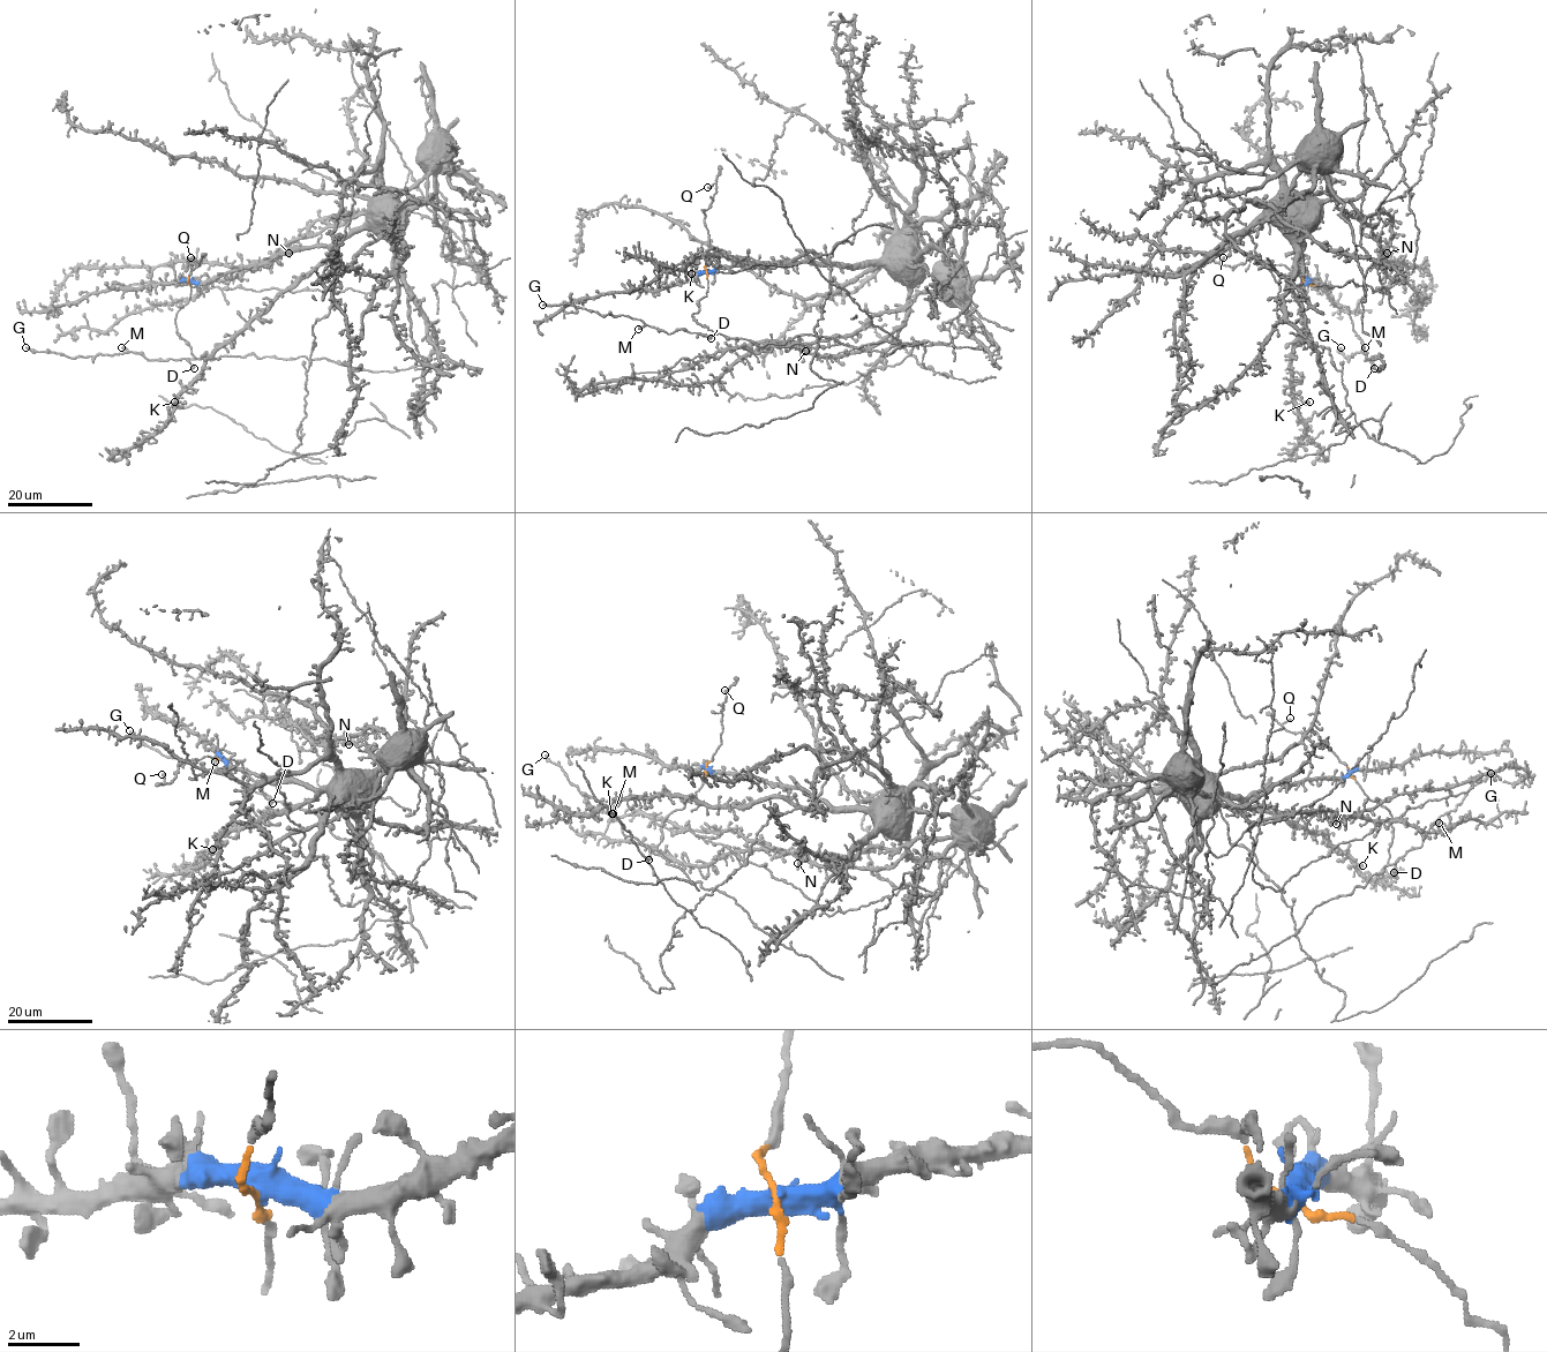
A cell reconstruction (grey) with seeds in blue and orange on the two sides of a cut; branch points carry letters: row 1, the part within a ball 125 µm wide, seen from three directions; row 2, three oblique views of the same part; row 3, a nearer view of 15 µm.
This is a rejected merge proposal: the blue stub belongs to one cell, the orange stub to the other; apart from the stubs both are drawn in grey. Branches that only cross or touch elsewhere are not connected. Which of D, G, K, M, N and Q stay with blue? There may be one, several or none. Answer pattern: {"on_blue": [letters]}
{"on_blue": ["K", "N"]}

